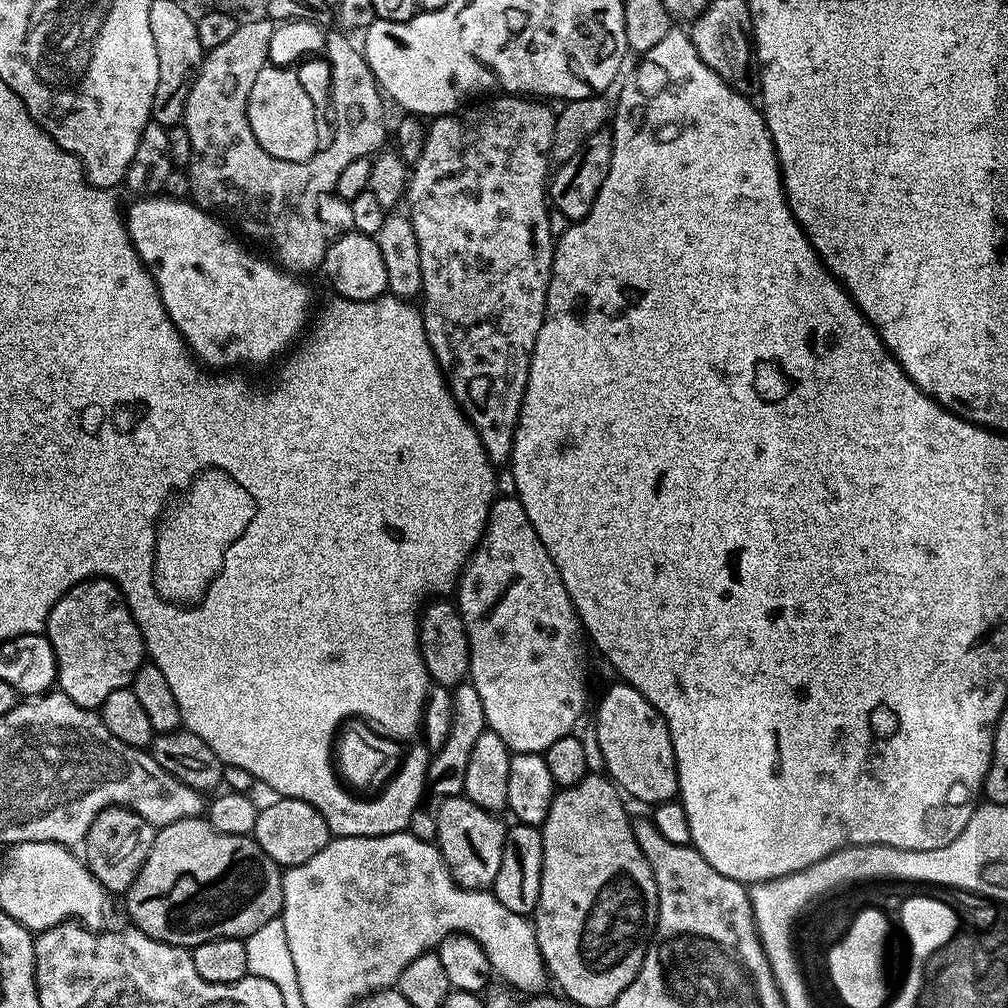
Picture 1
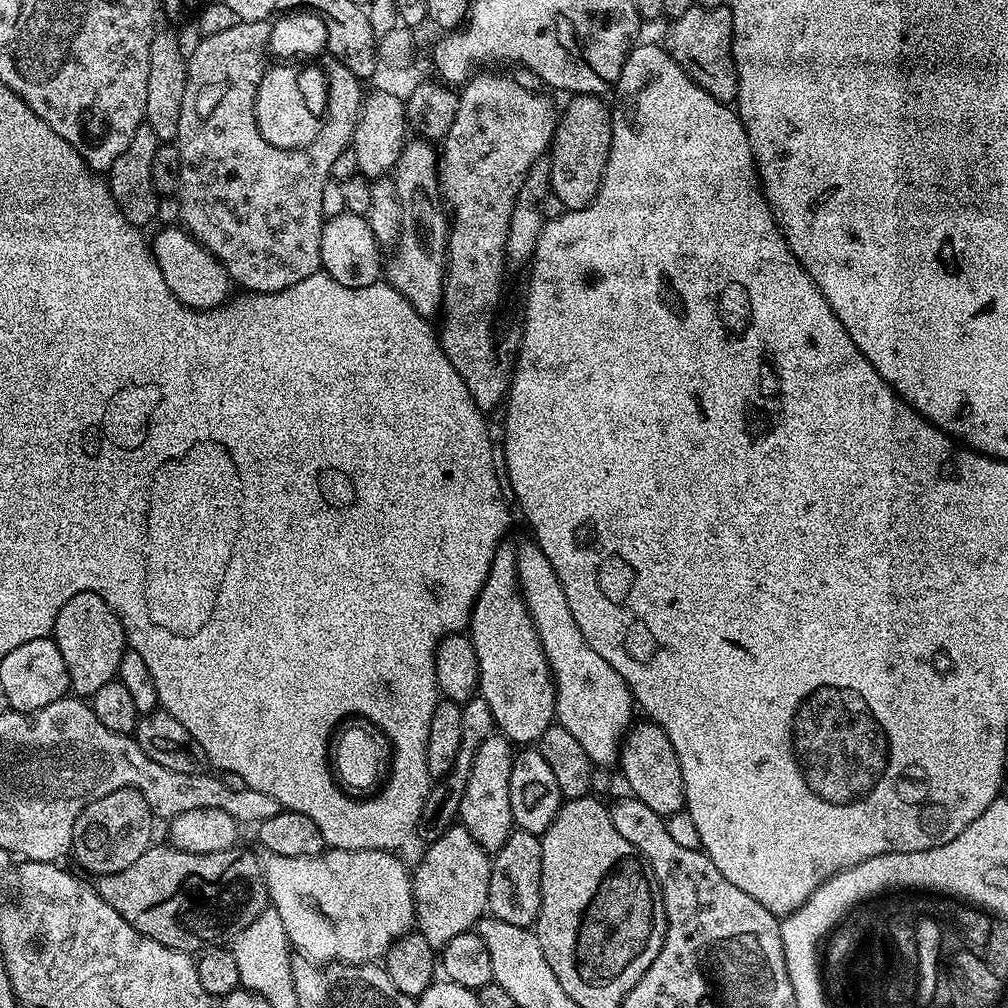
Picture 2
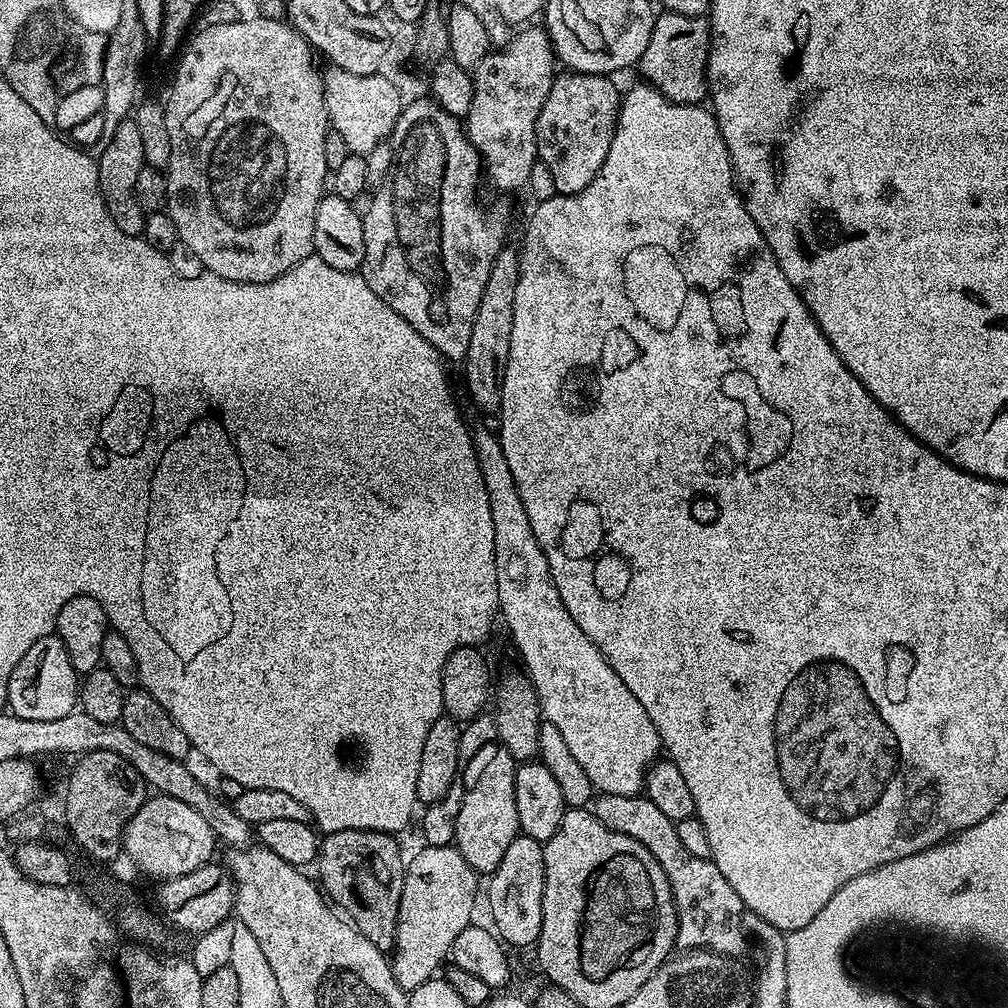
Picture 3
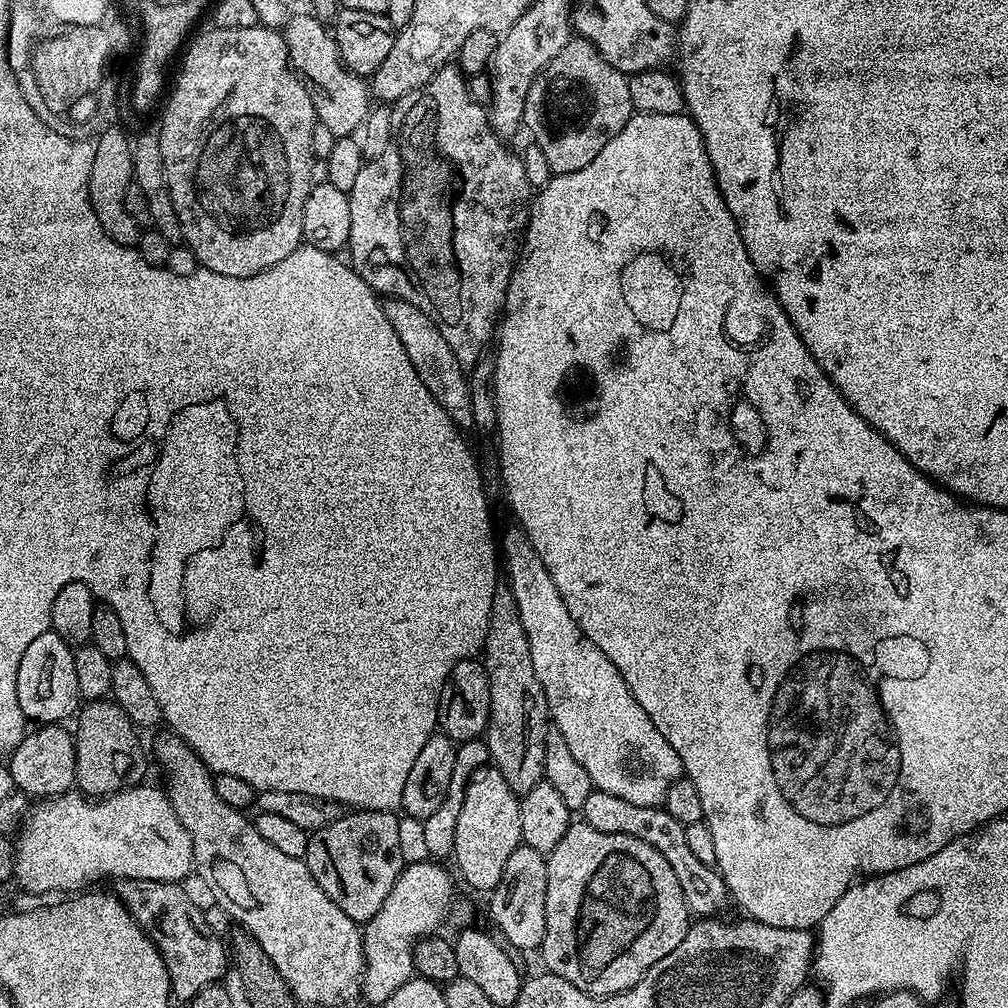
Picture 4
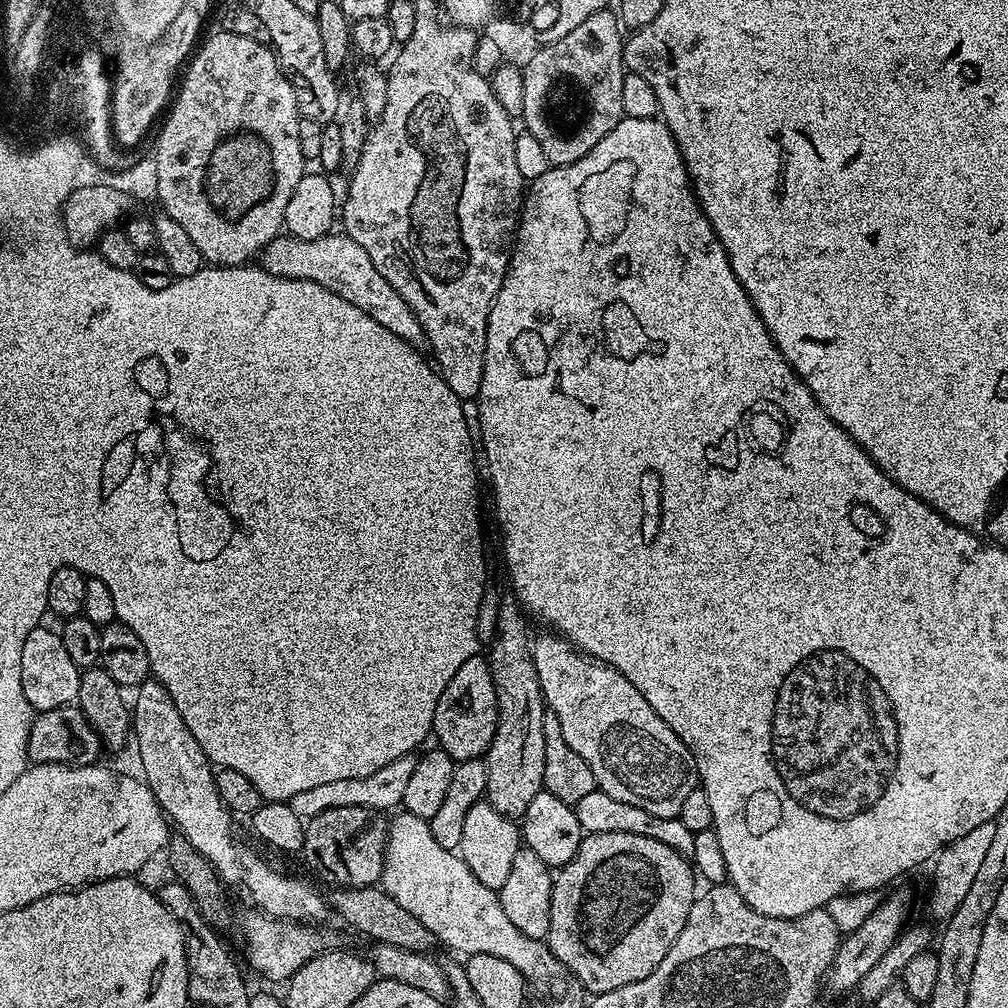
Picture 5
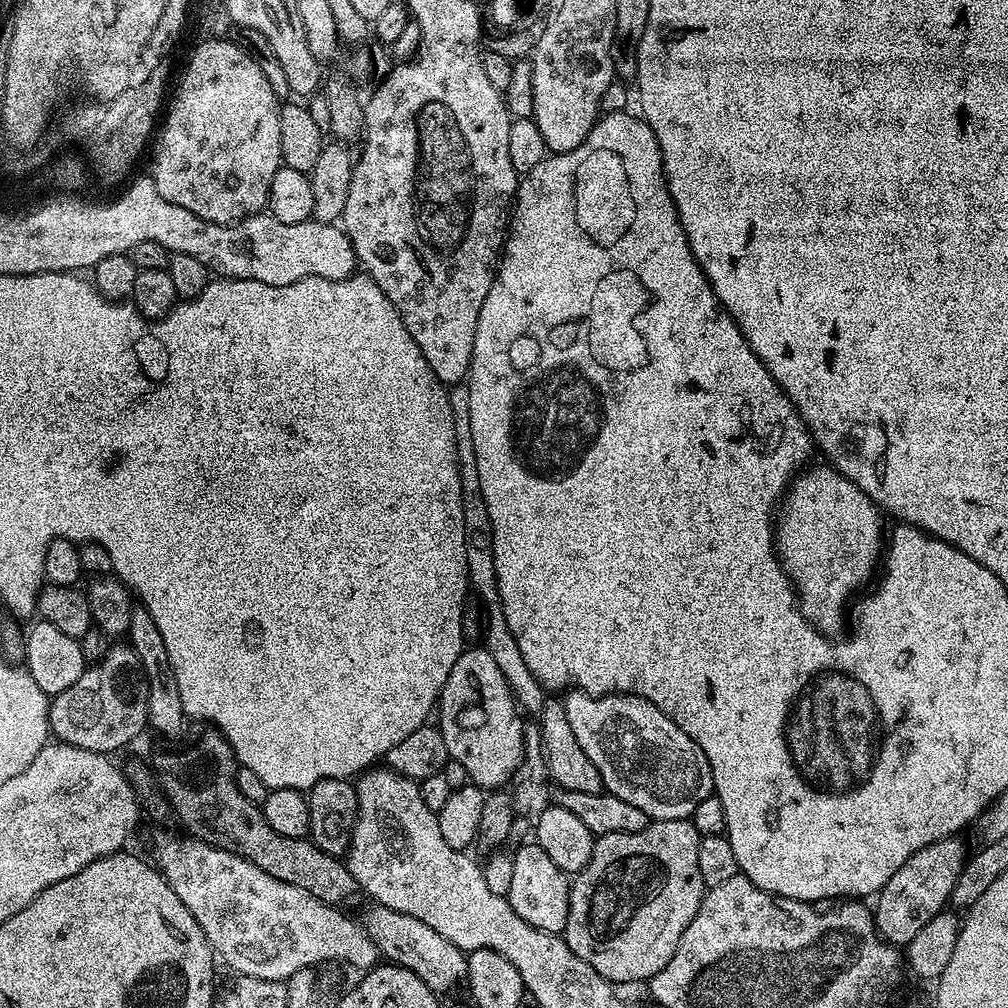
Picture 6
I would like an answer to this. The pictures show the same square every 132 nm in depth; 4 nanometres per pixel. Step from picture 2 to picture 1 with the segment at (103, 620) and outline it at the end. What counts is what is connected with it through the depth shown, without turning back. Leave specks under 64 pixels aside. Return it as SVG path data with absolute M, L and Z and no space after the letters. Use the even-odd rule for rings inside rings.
M107 578L83 580L81 584L75 584L50 610L46 635L56 655L56 684L59 691L64 692L66 698L70 698L70 702L79 708L99 710L106 698L114 694L114 690L131 685L134 674L146 660L140 627L134 622L120 588Z

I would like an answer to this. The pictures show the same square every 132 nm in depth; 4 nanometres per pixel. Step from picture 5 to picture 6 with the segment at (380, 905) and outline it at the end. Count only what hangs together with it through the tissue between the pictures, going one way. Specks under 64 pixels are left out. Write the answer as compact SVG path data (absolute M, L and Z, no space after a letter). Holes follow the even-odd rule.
M208 731L200 740L200 752L188 748L185 752L164 752L161 756L151 757L150 763L170 802L173 817L181 820L195 839L246 858L258 866L258 870L266 870L270 878L298 886L298 890L314 894L314 898L324 904L344 906L347 900L355 898L356 892L358 896L354 874L350 874L343 859L326 854L311 839L282 838L270 830L263 807L250 802L250 798L238 790L238 765L230 742L220 732Z

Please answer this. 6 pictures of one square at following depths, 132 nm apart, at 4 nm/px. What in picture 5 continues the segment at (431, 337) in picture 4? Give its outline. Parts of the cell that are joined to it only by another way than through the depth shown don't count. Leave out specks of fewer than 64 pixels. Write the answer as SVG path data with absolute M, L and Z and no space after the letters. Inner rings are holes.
M287 234L275 236L264 247L262 266L270 274L287 280L312 280L326 290L346 298L346 302L358 306L358 310L370 314L374 322L386 326L386 330L390 330L390 334L400 340L413 346L420 346L420 343L423 345L426 340L424 328L402 294L398 294L398 290L394 290L394 286L382 278L382 274L378 274L378 266L370 262L370 254L366 254L358 242L354 242L347 234L336 235L329 234L317 240L303 240Z

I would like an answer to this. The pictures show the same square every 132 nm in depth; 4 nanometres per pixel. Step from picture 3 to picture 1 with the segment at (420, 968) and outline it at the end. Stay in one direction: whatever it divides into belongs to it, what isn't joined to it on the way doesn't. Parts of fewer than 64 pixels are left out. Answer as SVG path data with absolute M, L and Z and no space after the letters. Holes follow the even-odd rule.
M445 796L439 801L440 809L435 809L436 838L442 858L450 870L450 874L463 888L479 888L488 890L495 885L498 878L498 866L502 866L502 850L504 849L504 833L506 824L500 821L499 815L487 812L474 802L470 802L467 796Z

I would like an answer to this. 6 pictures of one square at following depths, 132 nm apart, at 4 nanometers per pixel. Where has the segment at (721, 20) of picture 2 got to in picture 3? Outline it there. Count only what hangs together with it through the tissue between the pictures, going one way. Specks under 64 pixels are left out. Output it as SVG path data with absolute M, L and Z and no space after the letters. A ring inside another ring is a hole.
M665 11L659 13L651 30L650 42L647 43L638 65L638 70L643 74L641 77L658 89L668 101L680 105L701 105L708 96L707 65L710 40L711 25L705 17L678 15Z

